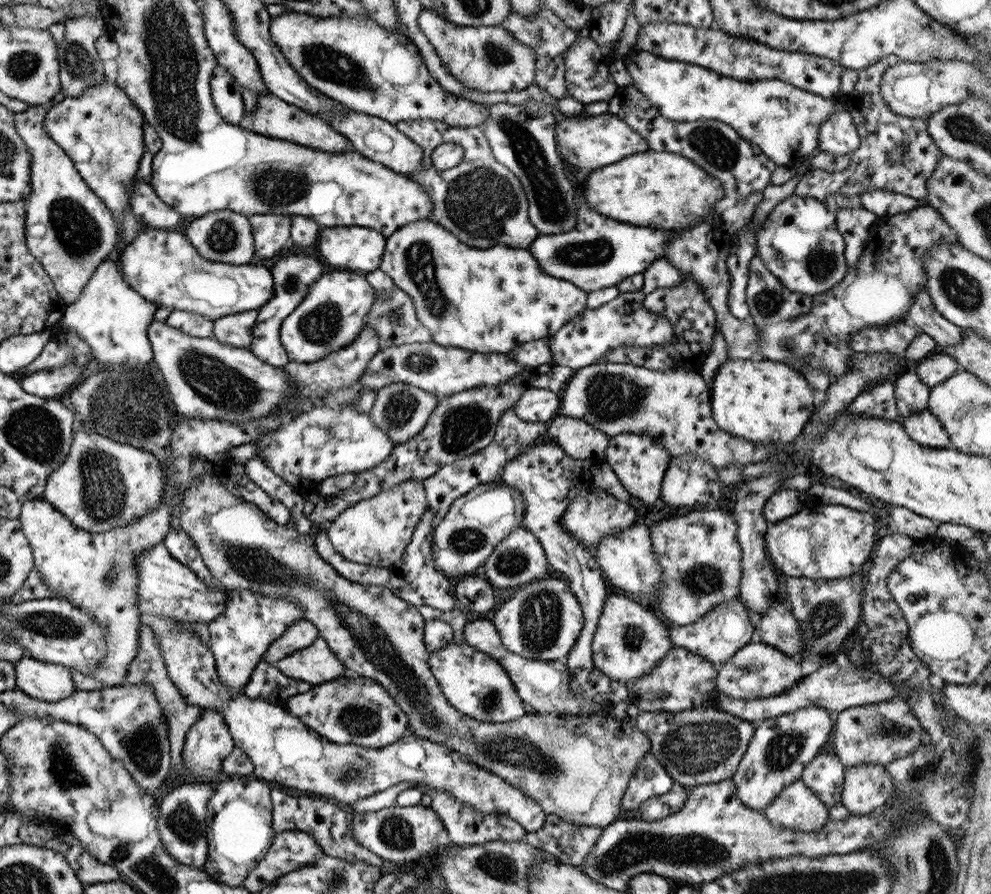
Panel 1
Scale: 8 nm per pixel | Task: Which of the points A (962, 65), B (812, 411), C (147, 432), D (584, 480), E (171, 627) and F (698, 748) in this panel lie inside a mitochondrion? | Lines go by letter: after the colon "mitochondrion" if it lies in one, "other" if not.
A: other
B: other
C: mitochondrion
D: other
E: other
F: mitochondrion

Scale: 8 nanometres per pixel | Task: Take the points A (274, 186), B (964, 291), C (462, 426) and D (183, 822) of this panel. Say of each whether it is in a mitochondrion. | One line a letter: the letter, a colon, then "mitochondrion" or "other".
A: mitochondrion
B: mitochondrion
C: mitochondrion
D: mitochondrion

